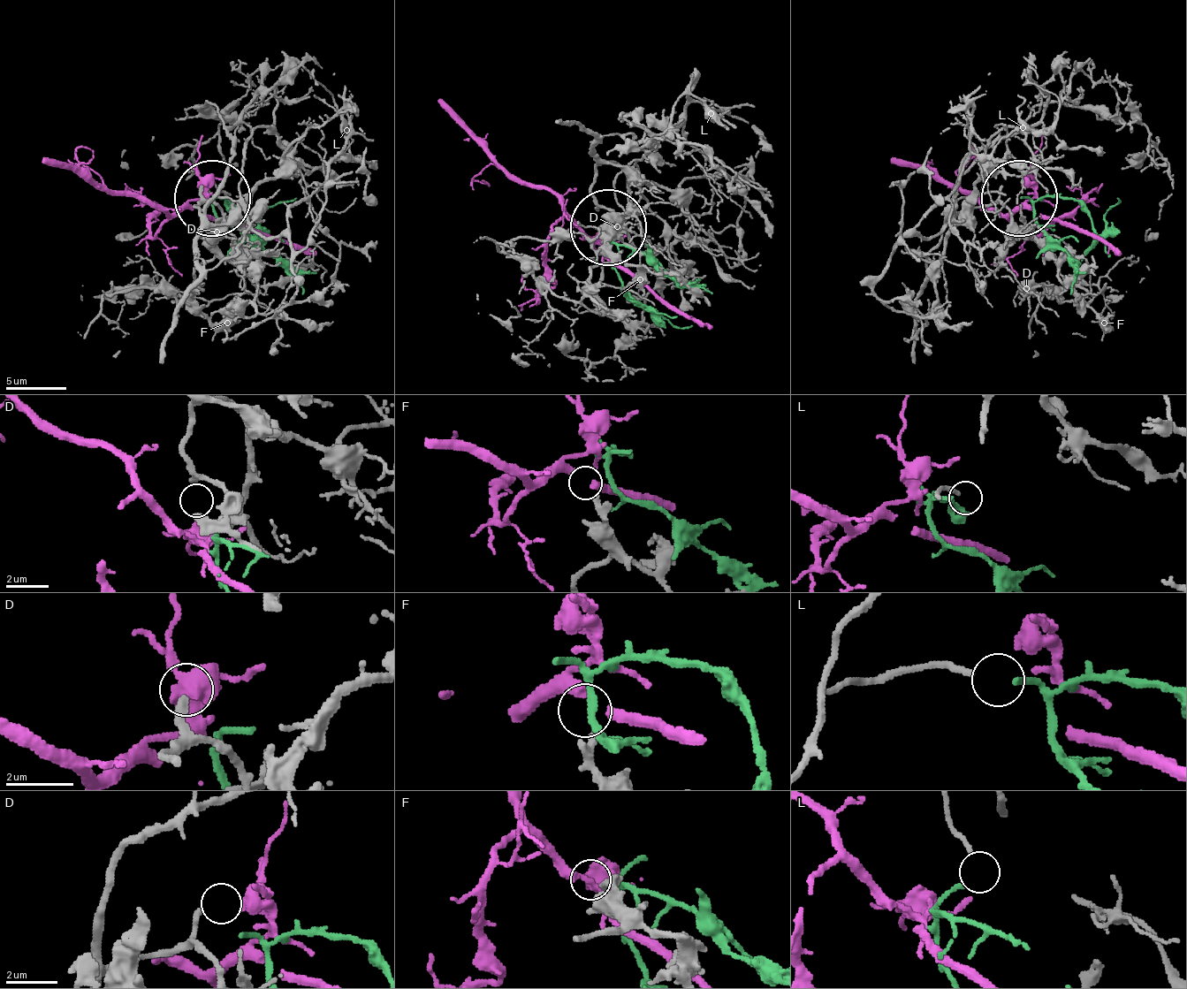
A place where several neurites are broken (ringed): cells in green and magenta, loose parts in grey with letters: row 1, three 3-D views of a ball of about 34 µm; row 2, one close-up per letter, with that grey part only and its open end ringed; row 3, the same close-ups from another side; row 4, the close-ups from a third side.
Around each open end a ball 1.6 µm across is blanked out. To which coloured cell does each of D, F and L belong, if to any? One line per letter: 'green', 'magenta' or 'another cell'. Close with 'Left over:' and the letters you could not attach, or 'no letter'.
D: another cell
F: another cell
L: green
Left over: D, F

